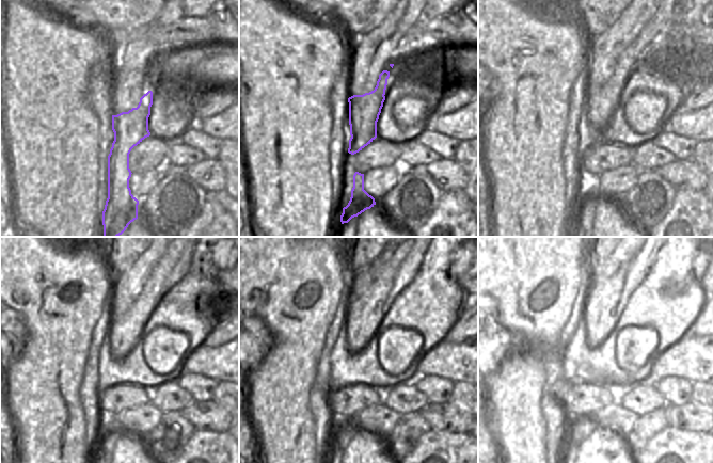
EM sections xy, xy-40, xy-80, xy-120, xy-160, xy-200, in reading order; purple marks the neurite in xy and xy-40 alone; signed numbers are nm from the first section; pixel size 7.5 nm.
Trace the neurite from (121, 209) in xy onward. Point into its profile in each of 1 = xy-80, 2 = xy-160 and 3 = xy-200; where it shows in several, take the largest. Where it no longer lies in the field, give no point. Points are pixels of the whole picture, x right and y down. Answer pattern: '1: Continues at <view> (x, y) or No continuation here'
1: Continues at xy-80 (601, 104)
2: Continues at xy-160 (364, 313)
3: Continues at xy-200 (613, 282).

